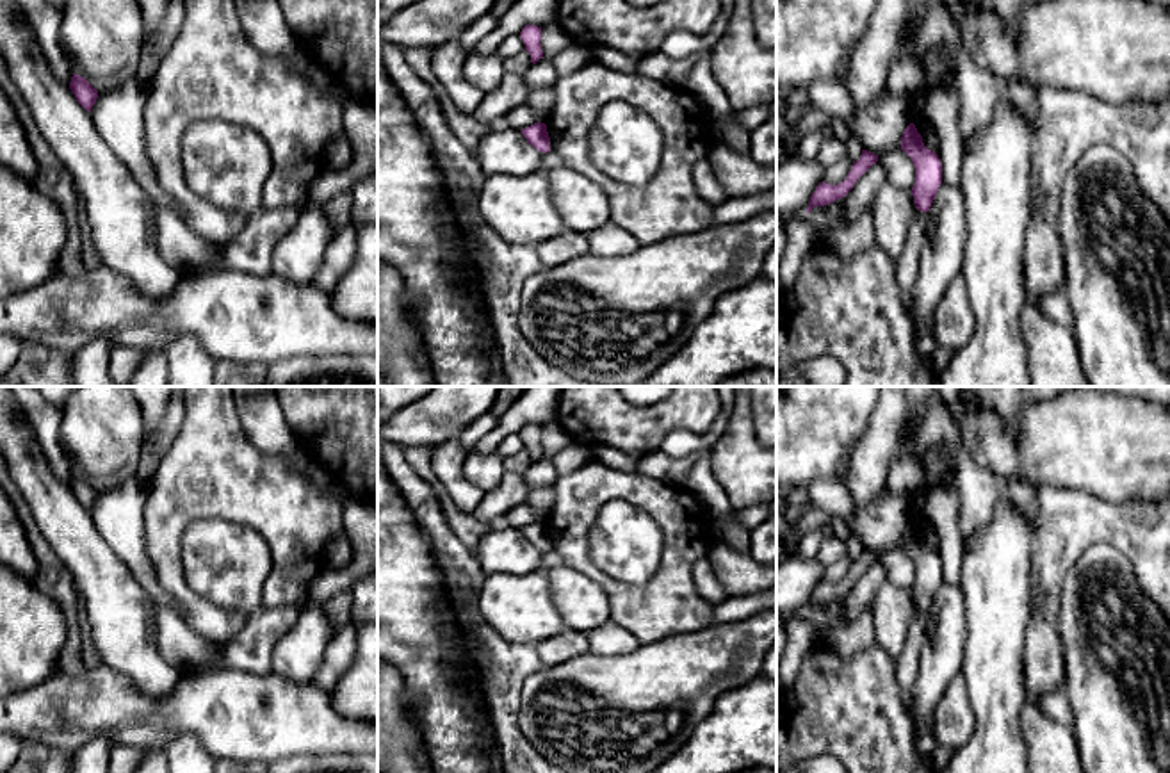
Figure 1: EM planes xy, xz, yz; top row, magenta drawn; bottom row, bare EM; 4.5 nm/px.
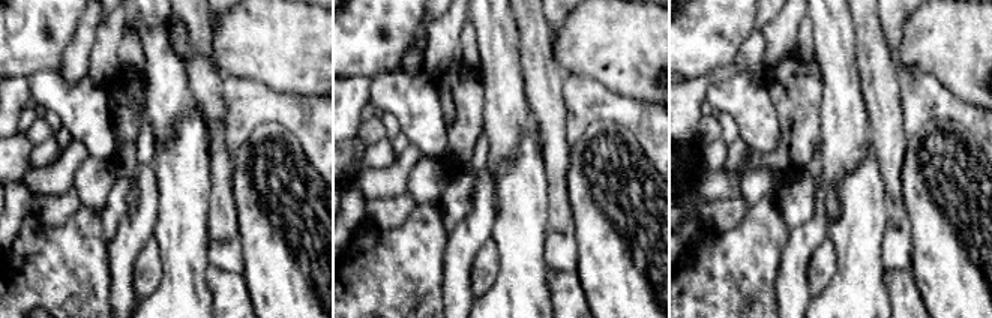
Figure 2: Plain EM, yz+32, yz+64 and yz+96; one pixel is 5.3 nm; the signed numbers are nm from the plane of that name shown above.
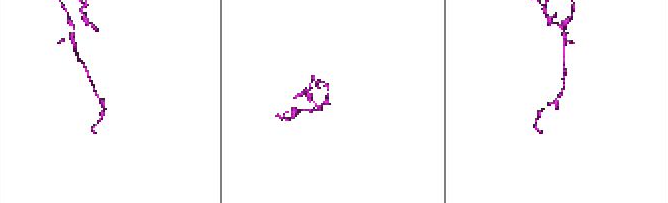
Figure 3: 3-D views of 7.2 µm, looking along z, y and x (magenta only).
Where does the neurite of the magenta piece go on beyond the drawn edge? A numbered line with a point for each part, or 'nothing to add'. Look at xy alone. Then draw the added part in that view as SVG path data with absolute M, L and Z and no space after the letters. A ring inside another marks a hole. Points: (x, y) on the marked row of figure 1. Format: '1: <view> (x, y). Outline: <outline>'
nothing to add

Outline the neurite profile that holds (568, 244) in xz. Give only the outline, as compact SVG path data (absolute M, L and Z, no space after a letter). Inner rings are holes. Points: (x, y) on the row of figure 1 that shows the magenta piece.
M563 230L548 240L536 246L536 253L545 267L554 267L589 253L589 242L584 233Z

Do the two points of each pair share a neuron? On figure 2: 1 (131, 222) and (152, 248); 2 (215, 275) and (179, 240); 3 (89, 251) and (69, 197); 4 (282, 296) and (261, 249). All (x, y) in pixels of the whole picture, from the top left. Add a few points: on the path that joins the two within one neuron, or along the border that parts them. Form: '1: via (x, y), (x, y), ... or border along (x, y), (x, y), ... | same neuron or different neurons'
1: border along (153, 234), (138, 254), (134, 275) | different neurons
2: border along (207, 263), (207, 287), (213, 302) | different neurons
3: border along (81, 204), (60, 224), (45, 224), (41, 219) | different neurons
4: via (282, 284), (282, 270), (273, 261) | same neuron

